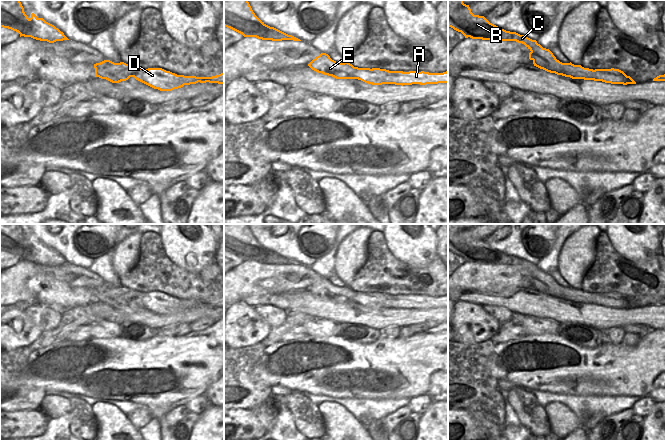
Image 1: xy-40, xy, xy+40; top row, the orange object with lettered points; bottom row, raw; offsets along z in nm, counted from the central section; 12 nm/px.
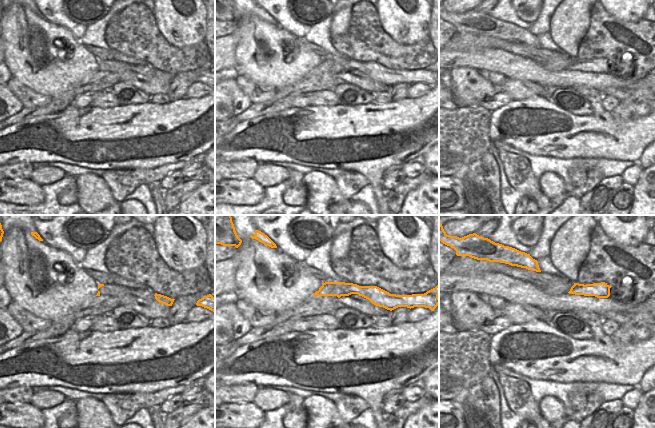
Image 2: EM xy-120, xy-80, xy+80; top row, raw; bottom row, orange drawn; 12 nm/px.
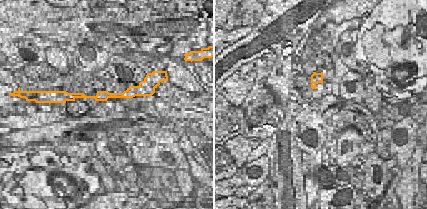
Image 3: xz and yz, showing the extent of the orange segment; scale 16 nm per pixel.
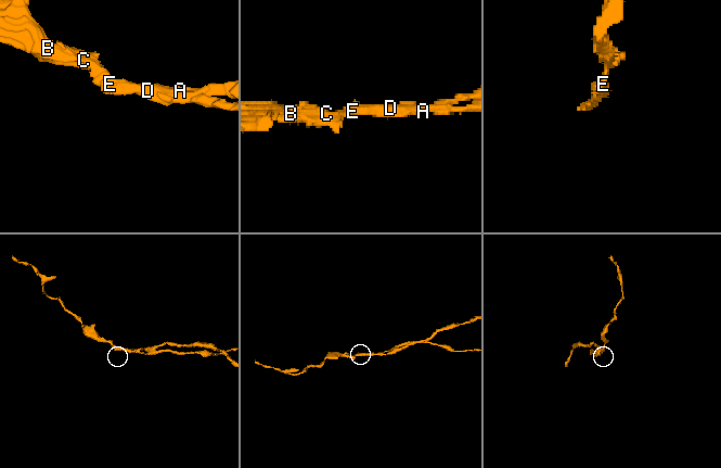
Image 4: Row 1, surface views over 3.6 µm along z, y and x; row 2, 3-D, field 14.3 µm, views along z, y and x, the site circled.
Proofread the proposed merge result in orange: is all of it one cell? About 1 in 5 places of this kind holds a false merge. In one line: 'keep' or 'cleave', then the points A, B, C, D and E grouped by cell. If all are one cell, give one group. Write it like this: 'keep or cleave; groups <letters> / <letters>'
cleave; groups A B C E / D

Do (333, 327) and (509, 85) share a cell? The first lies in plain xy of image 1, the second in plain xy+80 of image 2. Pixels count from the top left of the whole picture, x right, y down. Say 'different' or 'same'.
same

